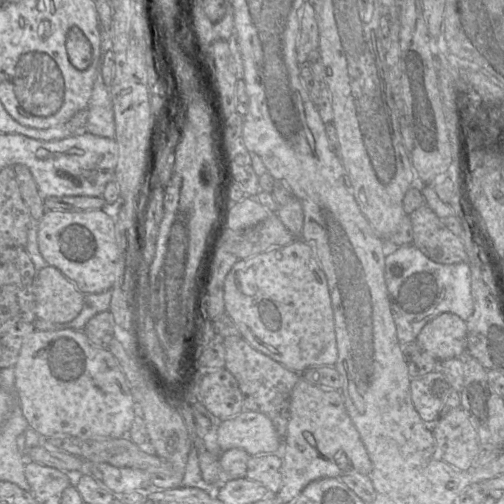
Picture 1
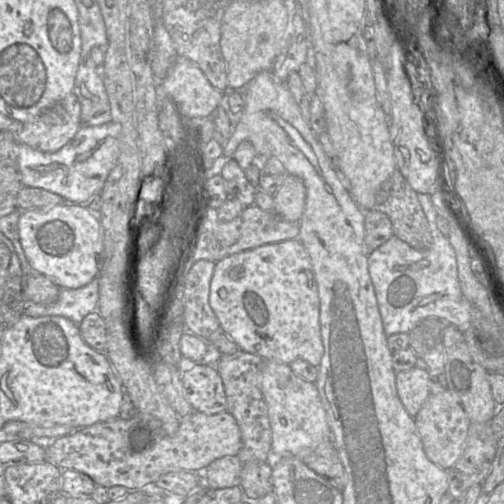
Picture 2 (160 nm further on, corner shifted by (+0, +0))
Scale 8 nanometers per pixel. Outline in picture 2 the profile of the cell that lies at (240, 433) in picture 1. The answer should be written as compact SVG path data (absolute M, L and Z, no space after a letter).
M192 411L179 418L179 428L175 435L167 436L160 422L151 415L135 412L133 418L124 420L119 417L91 426L75 429L73 432L56 438L45 448L45 462L62 470L71 469L89 476L96 485L105 488L124 486L129 489L155 483L163 474L171 471L195 472L207 468L216 459L225 456L237 456L242 447L241 432L235 418L228 411L213 415Z

